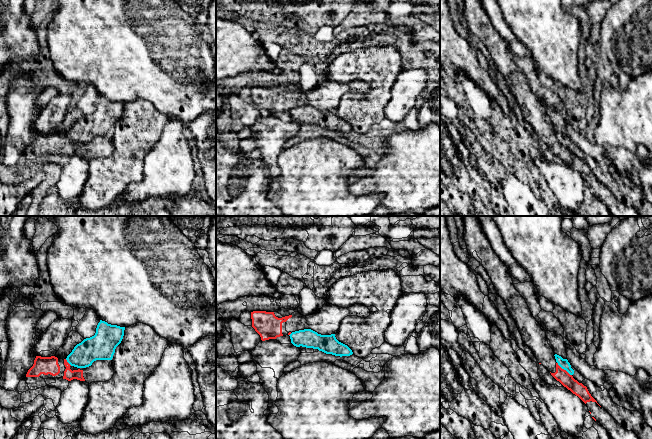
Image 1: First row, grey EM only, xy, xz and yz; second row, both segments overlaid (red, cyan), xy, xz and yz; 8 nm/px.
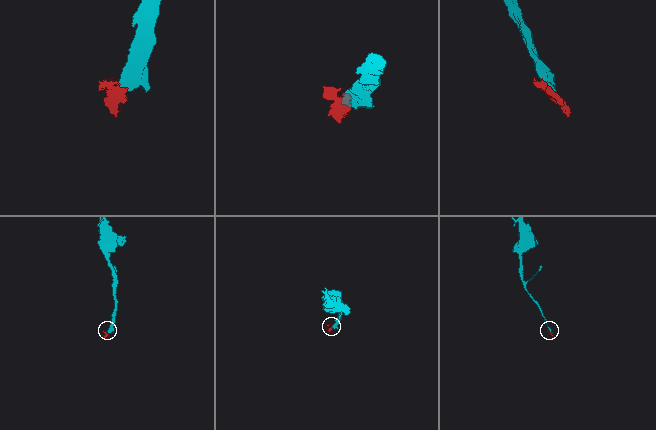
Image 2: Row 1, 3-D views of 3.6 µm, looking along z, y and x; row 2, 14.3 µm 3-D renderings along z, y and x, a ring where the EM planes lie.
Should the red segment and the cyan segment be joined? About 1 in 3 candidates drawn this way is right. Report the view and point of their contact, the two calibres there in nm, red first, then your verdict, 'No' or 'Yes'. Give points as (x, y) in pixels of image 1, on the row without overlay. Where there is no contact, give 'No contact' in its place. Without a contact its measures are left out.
Touches red at yz (563, 145). Thickness 110 nm (red) against 80 nm. No

